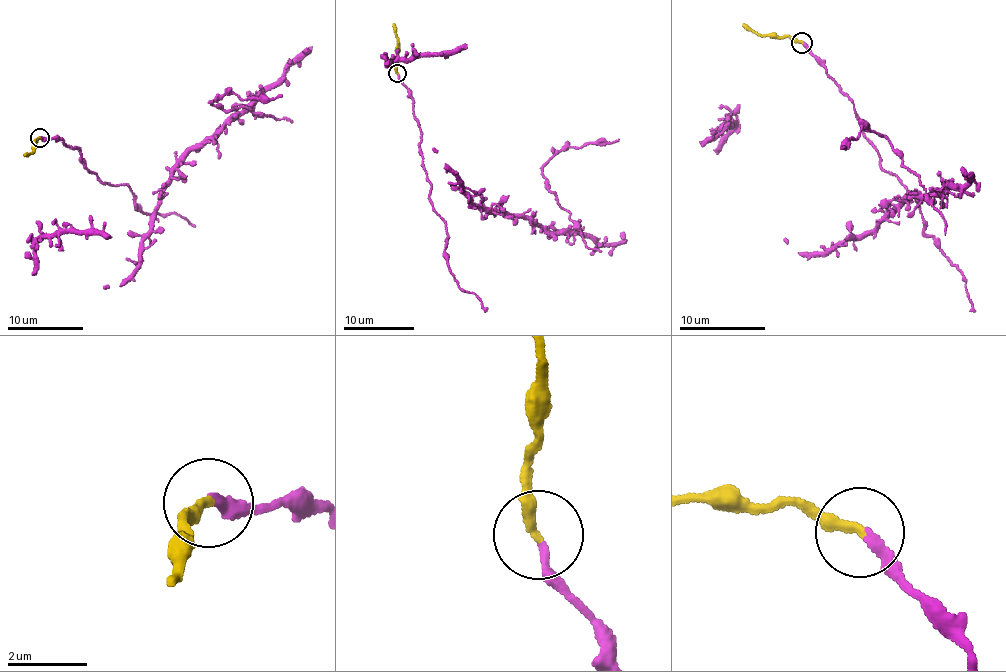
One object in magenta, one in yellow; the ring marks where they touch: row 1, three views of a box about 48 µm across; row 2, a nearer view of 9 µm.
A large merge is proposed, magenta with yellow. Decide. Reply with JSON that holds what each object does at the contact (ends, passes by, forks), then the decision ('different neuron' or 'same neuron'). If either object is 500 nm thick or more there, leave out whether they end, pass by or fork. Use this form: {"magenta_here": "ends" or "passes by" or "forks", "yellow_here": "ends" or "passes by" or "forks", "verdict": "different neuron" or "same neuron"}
{"magenta_here": "ends", "yellow_here": "ends", "verdict": "same neuron"}

